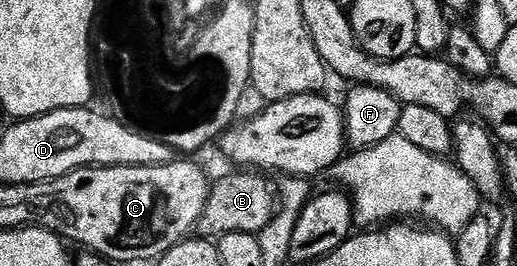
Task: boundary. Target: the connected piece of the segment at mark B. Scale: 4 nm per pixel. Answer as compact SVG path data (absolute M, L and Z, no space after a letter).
M236 172L228 174L211 183L208 188L206 208L202 208L202 216L198 230L205 239L215 240L226 236L226 232L250 232L259 236L270 224L278 209L278 194L260 172Z

